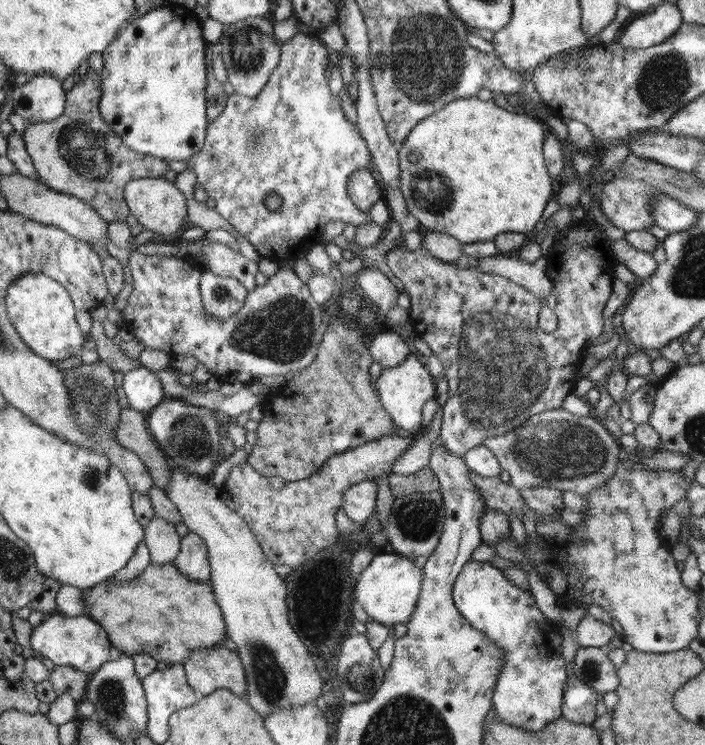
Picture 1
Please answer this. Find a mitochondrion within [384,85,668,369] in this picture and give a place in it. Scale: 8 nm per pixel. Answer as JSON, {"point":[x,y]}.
{"point":[432,191]}

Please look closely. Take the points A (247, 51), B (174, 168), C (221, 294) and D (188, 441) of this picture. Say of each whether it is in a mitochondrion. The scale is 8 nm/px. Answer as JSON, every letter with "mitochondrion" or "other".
{"A":"mitochondrion","B":"other","C":"mitochondrion","D":"mitochondrion"}

